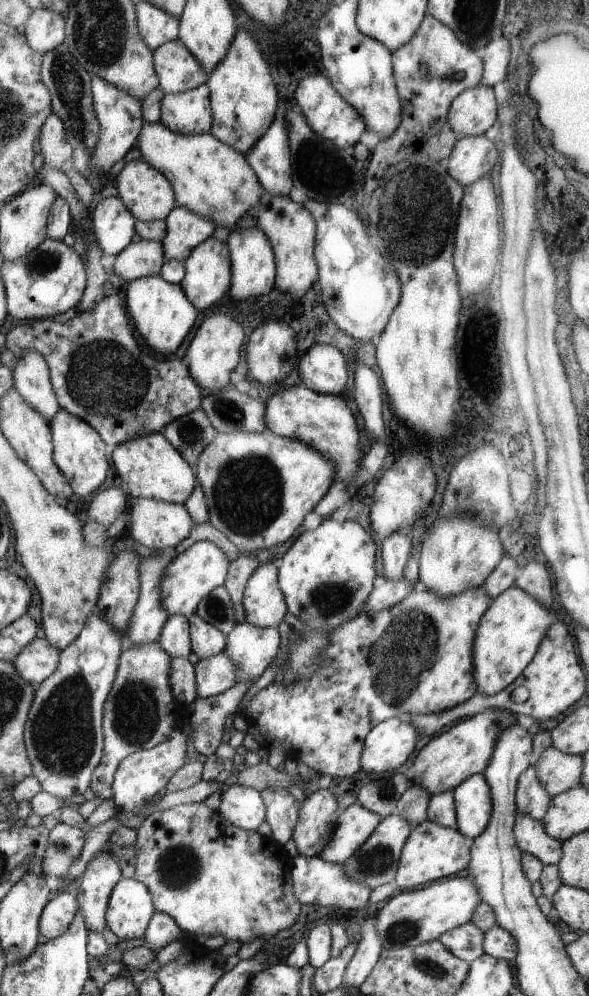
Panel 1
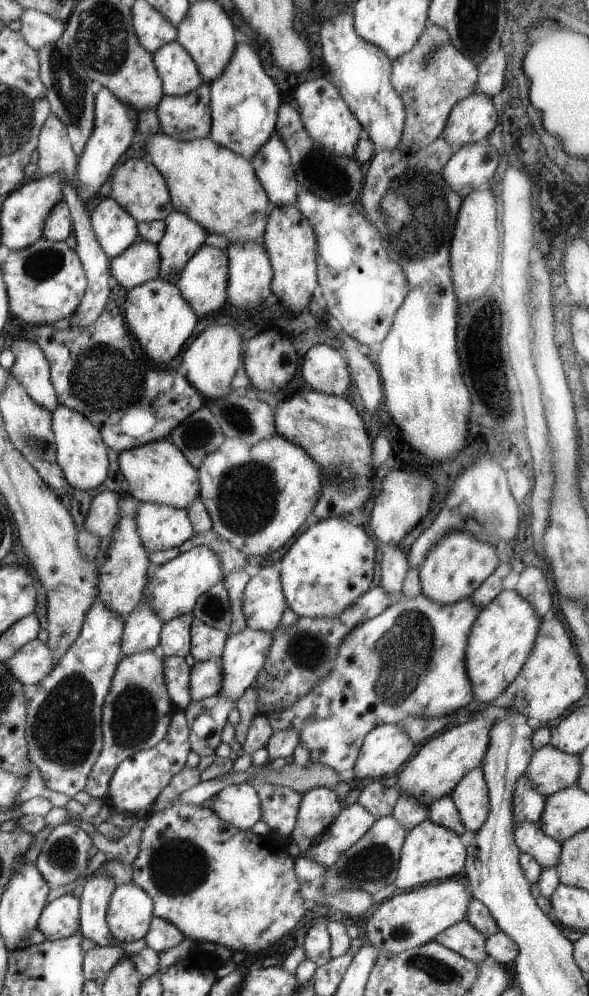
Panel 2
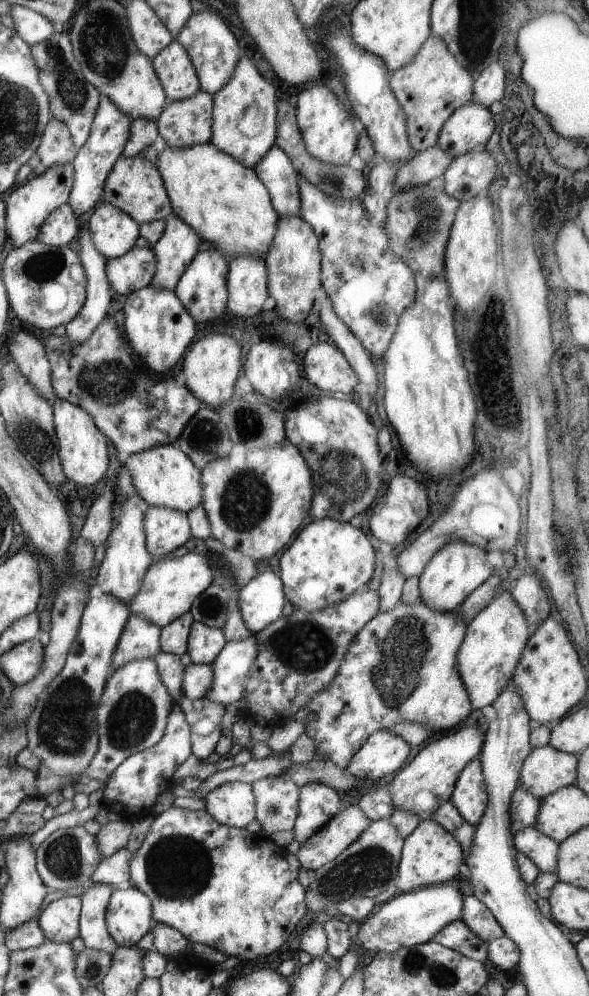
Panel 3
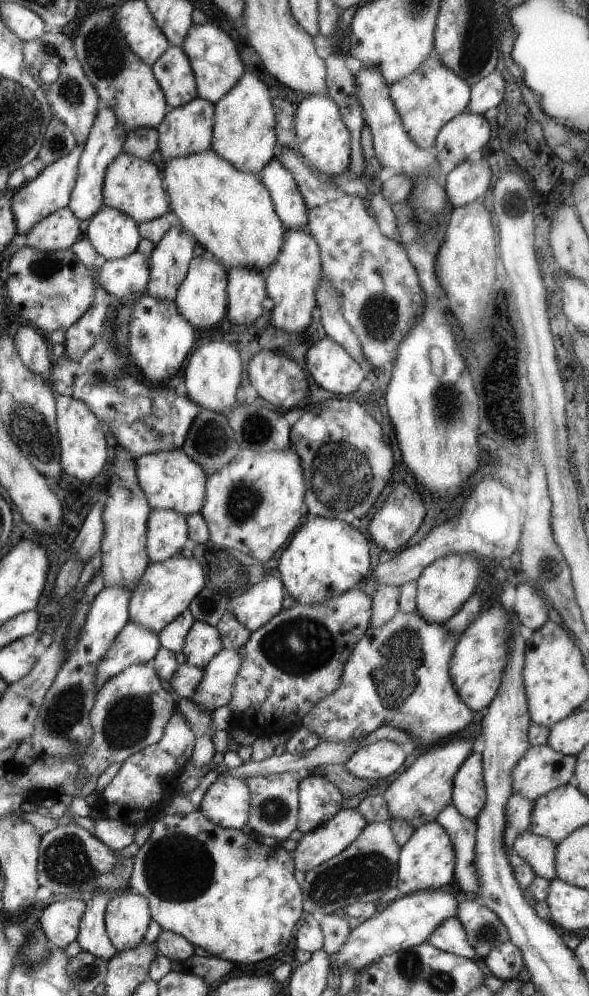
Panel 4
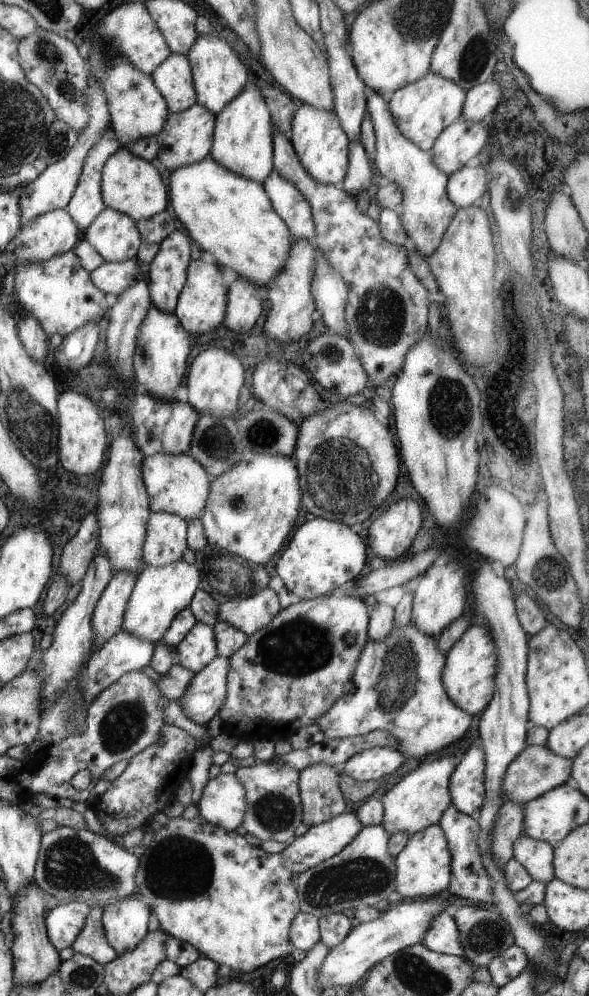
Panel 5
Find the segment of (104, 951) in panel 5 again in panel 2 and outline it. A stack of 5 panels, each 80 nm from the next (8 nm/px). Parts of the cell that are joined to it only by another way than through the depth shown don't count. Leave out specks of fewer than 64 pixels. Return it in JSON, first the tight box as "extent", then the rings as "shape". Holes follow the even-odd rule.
{"extent":[78,873,116,947],"shape":[[[104,873],[85,880],[86,884],[79,896],[78,928],[82,936],[89,938],[98,947],[110,947],[112,935],[106,923],[106,908],[110,894],[116,884]]]}

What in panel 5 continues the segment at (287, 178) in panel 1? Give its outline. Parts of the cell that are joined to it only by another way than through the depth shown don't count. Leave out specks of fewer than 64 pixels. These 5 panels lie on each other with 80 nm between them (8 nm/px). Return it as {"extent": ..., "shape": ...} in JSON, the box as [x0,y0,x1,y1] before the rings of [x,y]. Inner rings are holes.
{"extent":[262,169,314,241],"shape":[[[273,169],[264,178],[262,185],[273,210],[287,225],[288,233],[295,239],[313,241],[314,222],[311,207],[297,187],[281,178]]]}

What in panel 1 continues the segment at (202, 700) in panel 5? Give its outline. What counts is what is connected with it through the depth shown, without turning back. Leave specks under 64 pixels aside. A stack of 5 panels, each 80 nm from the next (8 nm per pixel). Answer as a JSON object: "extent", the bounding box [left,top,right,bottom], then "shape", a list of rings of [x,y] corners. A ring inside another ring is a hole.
{"extent":[224,623,279,683],"shape":[[[237,623],[226,634],[224,651],[235,667],[236,680],[239,683],[255,681],[276,657],[279,648],[277,628],[264,628],[249,623]]]}

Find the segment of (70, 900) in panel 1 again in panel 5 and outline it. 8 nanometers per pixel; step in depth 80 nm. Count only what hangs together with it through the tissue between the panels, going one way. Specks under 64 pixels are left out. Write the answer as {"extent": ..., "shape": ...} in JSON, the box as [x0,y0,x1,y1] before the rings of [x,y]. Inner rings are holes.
{"extent":[44,900,90,951],"shape":[[[81,900],[68,901],[49,907],[44,914],[44,925],[49,942],[56,951],[71,946],[85,924],[90,907]]]}

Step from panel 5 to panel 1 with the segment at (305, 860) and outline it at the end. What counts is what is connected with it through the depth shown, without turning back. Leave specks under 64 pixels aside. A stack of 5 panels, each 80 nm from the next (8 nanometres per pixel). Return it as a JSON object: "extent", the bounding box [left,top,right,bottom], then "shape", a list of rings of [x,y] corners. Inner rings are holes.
{"extent":[318,803,382,863],"shape":[[[357,803],[337,816],[331,838],[321,847],[318,857],[330,863],[342,863],[371,834],[382,818]]]}

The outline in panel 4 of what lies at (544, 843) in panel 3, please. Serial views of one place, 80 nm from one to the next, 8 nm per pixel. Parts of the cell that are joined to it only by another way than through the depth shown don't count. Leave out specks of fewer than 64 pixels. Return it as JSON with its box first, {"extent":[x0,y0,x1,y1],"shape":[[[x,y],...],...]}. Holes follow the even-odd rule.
{"extent":[511,831,556,881],"shape":[[[523,831],[513,841],[511,853],[520,856],[538,877],[550,881],[556,877],[554,852],[556,844],[548,838]]]}

